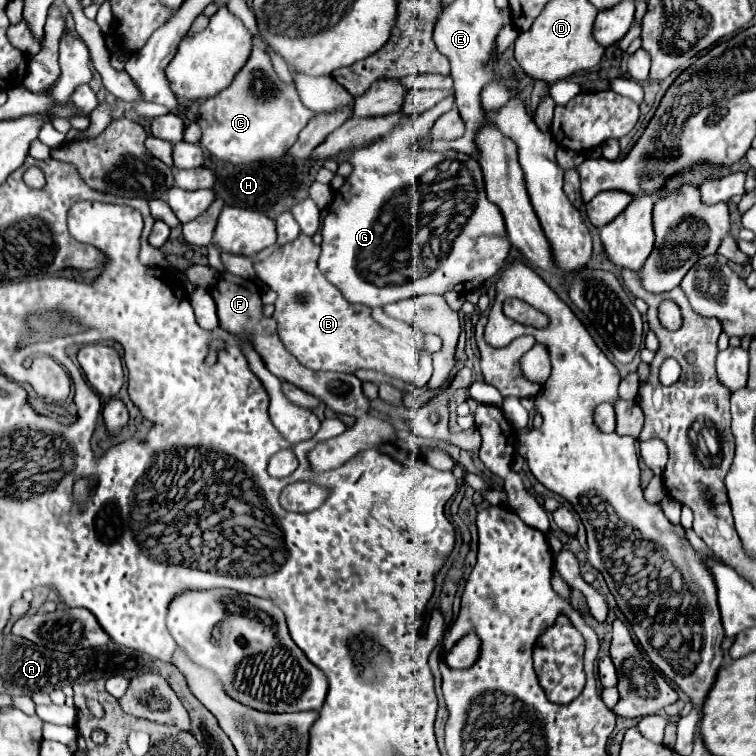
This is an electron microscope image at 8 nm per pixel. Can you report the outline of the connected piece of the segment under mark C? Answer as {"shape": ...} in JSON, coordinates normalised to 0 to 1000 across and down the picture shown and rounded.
{"shape":[[[336,60],[328,83],[315,94],[315,99],[310,102],[304,115],[294,118],[288,126],[272,131],[262,142],[262,147],[257,152],[257,160],[267,171],[265,192],[270,197],[275,197],[283,208],[288,208],[294,213],[304,213],[310,218],[317,218],[317,216],[333,216],[333,213],[373,208],[394,187],[394,176],[405,168],[405,163],[413,152],[415,152],[415,147],[410,147],[407,142],[399,139],[389,112],[376,110],[365,99],[365,94],[360,89],[360,81],[357,81],[357,73],[349,65]]]}

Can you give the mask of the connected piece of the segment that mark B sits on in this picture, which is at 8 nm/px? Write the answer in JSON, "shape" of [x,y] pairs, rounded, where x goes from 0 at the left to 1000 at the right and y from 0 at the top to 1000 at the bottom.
{"shape":[[[397,308],[389,319],[368,327],[354,343],[339,345],[336,358],[339,366],[347,369],[357,382],[368,388],[365,396],[365,411],[362,422],[368,427],[368,440],[378,462],[407,488],[413,491],[455,491],[468,493],[471,488],[495,488],[505,491],[511,496],[545,504],[545,496],[553,483],[553,464],[545,462],[537,448],[532,448],[526,440],[505,433],[497,427],[489,417],[489,409],[481,403],[460,401],[458,393],[452,393],[450,382],[442,380],[421,356],[421,340],[423,340],[423,324],[415,324],[413,316],[402,308]]]}

